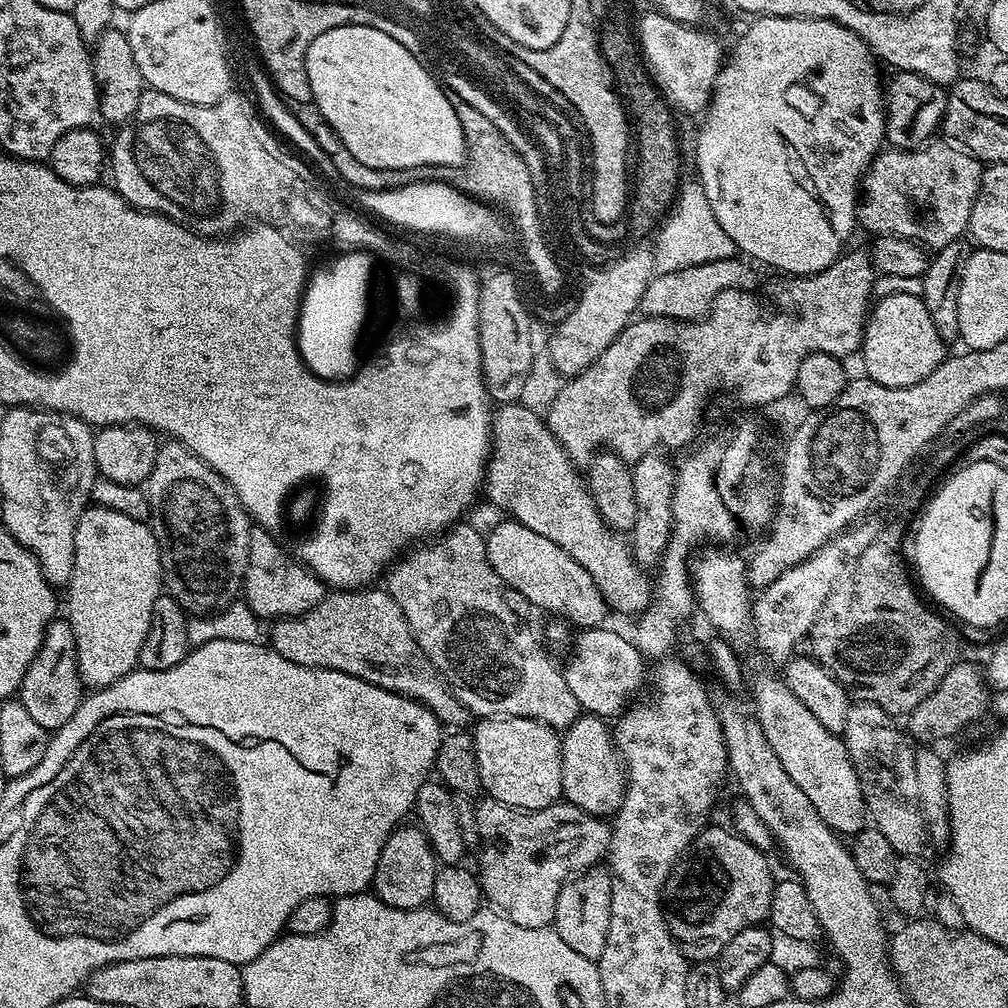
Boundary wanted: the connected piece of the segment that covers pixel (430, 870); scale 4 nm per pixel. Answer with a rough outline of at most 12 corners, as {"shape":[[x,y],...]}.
{"shape":[[421,828],[386,838],[370,888],[386,906],[431,901],[438,861]]}

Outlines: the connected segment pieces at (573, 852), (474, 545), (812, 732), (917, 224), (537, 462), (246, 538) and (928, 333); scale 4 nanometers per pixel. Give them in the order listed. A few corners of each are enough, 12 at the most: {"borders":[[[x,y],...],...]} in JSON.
{"borders":[[[476,804],[480,891],[546,928],[566,881],[609,855],[607,819]],[[465,522],[386,573],[476,718],[569,728],[561,665]],[[777,675],[755,680],[760,729],[828,828],[866,826],[859,774]],[[955,143],[877,152],[858,224],[928,250],[965,235],[982,164]],[[545,417],[492,418],[483,495],[558,542],[615,612],[654,584]],[[178,440],[146,482],[163,587],[192,616],[241,595],[250,517]],[[919,295],[871,305],[867,379],[922,382],[946,359]]]}

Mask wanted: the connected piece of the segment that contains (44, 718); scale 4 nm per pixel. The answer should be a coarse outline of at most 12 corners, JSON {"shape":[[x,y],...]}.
{"shape":[[51,620],[18,698],[43,728],[82,699],[74,630]]}

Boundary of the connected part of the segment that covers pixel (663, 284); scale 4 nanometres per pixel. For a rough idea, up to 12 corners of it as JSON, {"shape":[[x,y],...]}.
{"shape":[[735,256],[655,275],[648,318],[705,317],[720,292],[751,289],[756,267]]}

